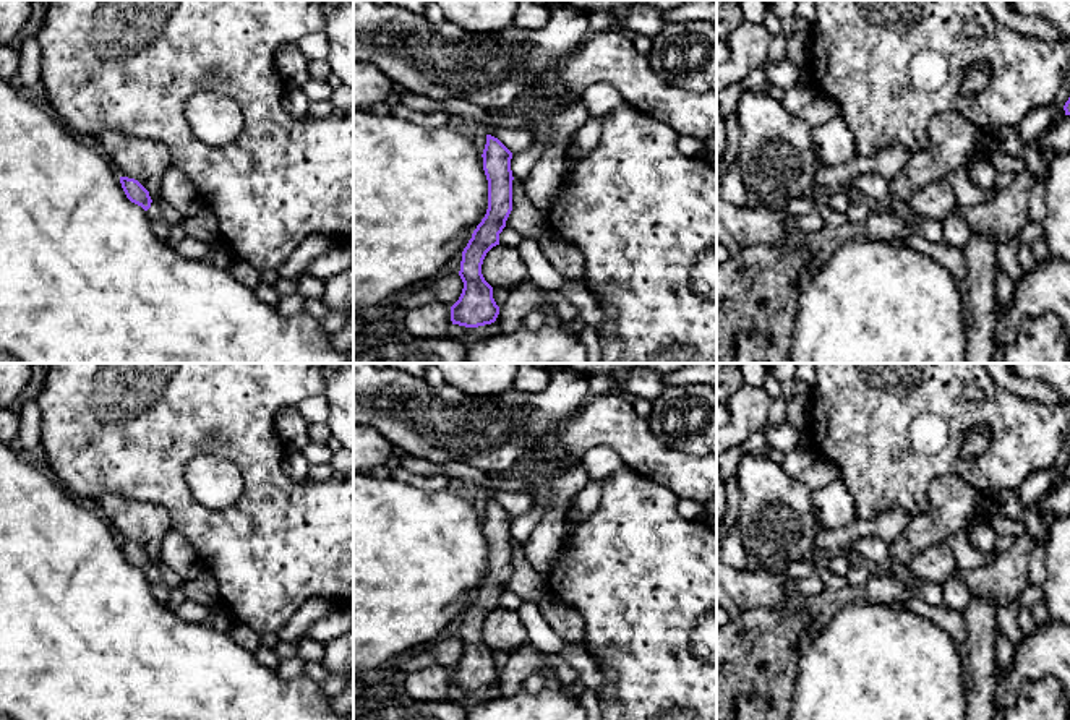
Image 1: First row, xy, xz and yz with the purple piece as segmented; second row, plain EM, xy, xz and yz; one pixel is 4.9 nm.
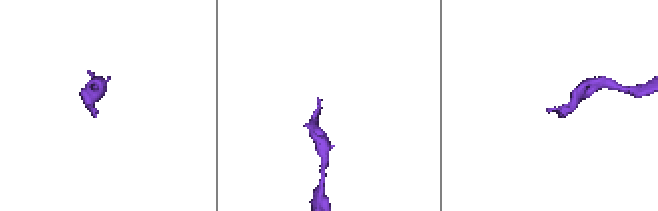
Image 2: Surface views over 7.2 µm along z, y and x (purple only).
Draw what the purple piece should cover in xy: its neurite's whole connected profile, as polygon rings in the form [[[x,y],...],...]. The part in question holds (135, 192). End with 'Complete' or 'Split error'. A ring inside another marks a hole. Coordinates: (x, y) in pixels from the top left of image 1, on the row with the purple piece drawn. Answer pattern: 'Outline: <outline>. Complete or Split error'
Outline: [[[120,177],[120,183],[126,198],[146,211],[151,229],[156,237],[165,242],[170,235],[172,225],[164,217],[159,204],[151,199],[149,191],[135,178]]]. Split error

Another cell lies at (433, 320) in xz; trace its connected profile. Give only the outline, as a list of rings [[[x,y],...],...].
[[[431,302],[407,311],[405,328],[415,337],[449,337],[451,306]]]

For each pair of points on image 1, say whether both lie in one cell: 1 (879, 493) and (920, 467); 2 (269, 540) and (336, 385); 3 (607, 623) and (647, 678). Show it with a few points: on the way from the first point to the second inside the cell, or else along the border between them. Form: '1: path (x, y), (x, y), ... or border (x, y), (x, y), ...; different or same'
1: path (889, 484), (897, 475), (910, 472); same
2: border (325, 380), (321, 393); different
3: path (620, 636), (623, 639), (623, 652), (636, 665); same

